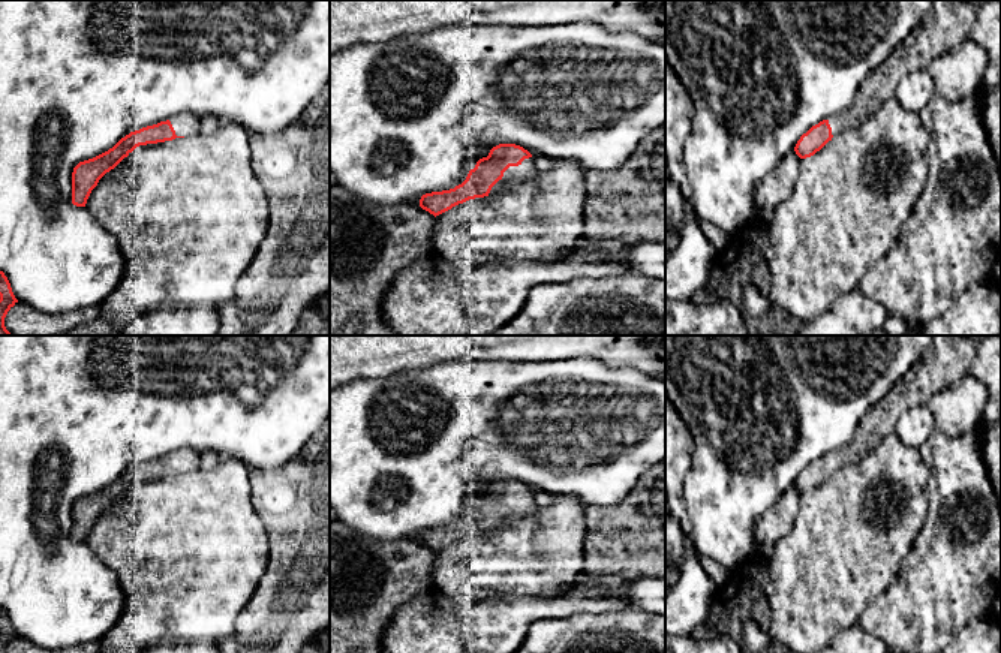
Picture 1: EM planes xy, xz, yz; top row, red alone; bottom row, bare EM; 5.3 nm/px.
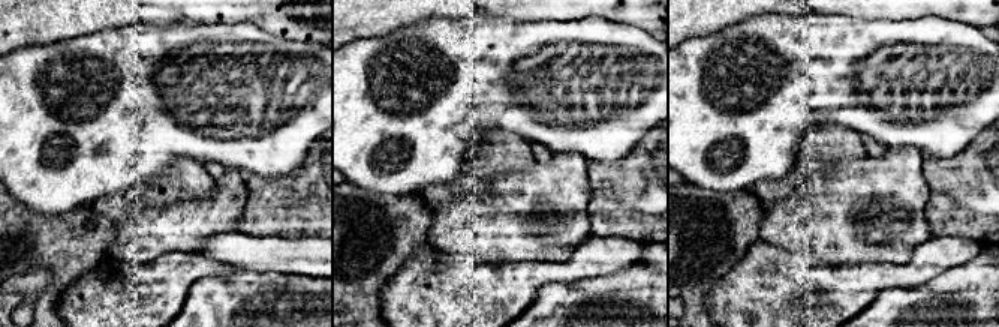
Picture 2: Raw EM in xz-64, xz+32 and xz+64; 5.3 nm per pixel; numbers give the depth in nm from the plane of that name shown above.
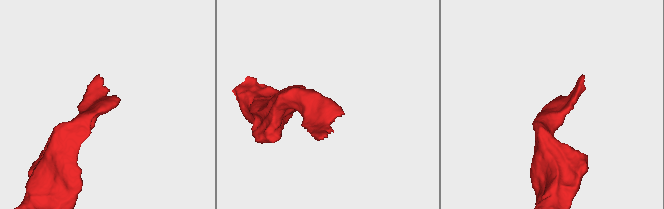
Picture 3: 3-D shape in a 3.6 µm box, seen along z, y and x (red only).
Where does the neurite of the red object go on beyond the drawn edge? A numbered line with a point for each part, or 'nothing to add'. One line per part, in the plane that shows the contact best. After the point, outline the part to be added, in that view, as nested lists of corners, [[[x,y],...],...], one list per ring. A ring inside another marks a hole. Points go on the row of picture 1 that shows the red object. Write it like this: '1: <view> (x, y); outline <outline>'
1: xz (525, 171); outline [[[533,157],[524,159],[518,166],[509,166],[503,177],[492,187],[492,190],[498,189],[502,183],[518,183],[526,181],[536,177],[536,168],[533,163]]]

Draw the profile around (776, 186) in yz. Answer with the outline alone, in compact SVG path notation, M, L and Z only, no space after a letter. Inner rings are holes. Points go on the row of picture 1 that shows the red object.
M791 150L778 166L758 183L754 192L754 211L749 223L763 222L766 210L790 198L799 175L800 162L802 159Z

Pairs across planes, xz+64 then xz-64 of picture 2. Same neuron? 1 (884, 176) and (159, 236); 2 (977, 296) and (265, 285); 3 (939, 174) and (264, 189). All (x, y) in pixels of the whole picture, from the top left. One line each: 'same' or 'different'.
1: same
2: same
3: same

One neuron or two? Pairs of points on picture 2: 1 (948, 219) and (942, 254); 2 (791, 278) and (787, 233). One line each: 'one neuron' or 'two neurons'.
1: two neurons
2: two neurons

